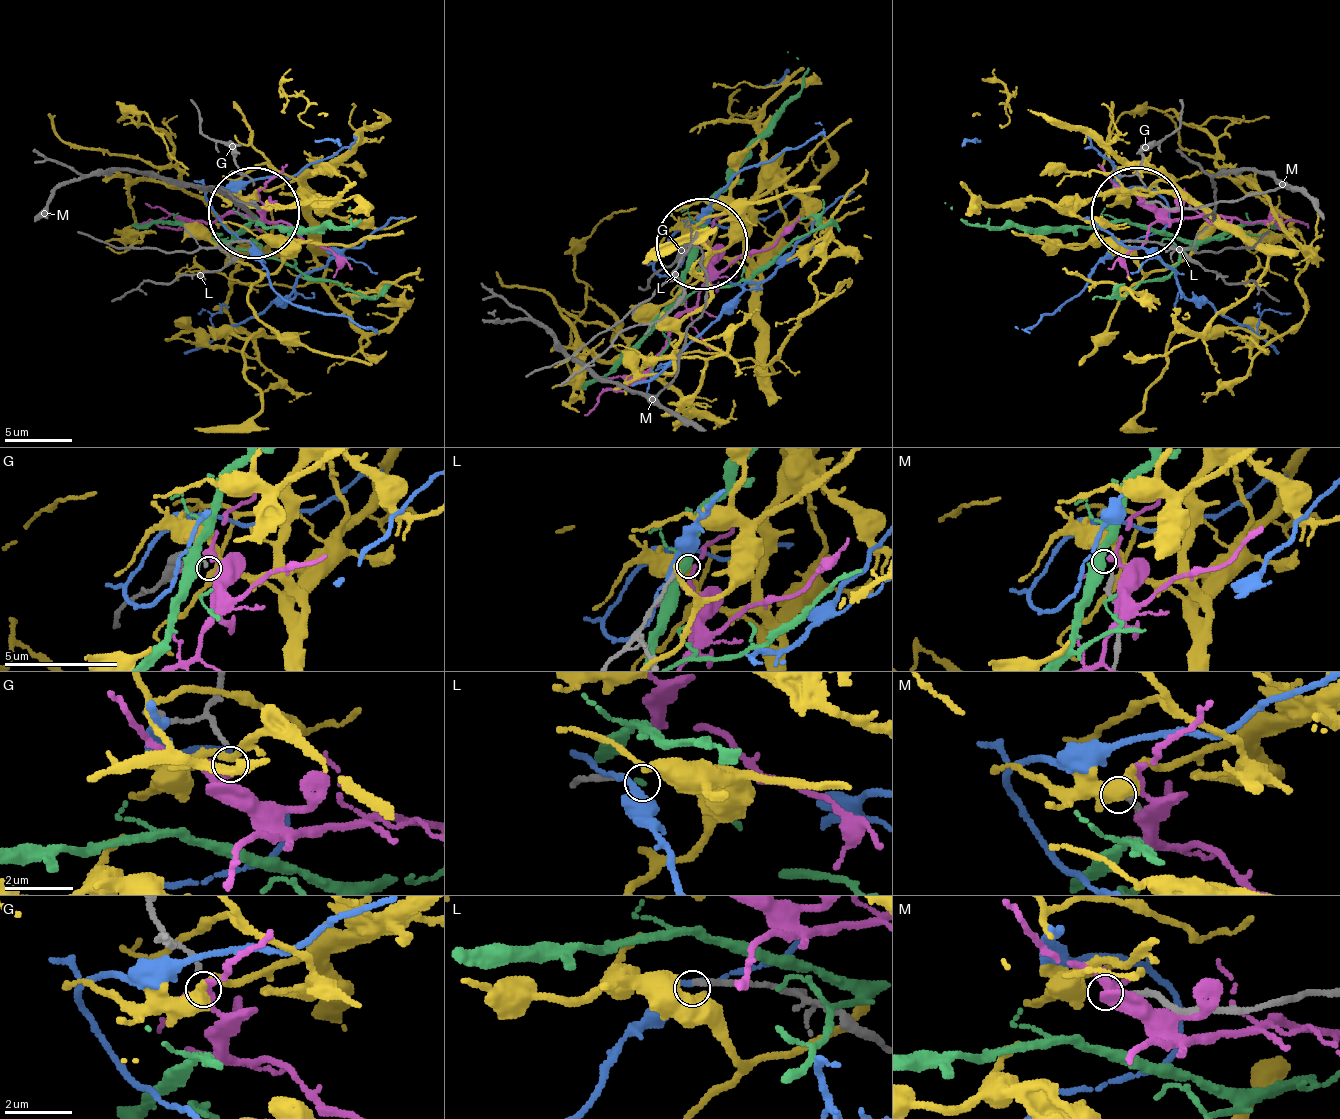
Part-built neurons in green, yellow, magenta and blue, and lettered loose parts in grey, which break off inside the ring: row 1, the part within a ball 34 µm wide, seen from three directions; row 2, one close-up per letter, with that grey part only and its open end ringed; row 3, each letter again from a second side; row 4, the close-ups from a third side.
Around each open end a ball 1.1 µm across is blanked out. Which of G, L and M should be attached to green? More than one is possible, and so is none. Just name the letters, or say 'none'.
none

